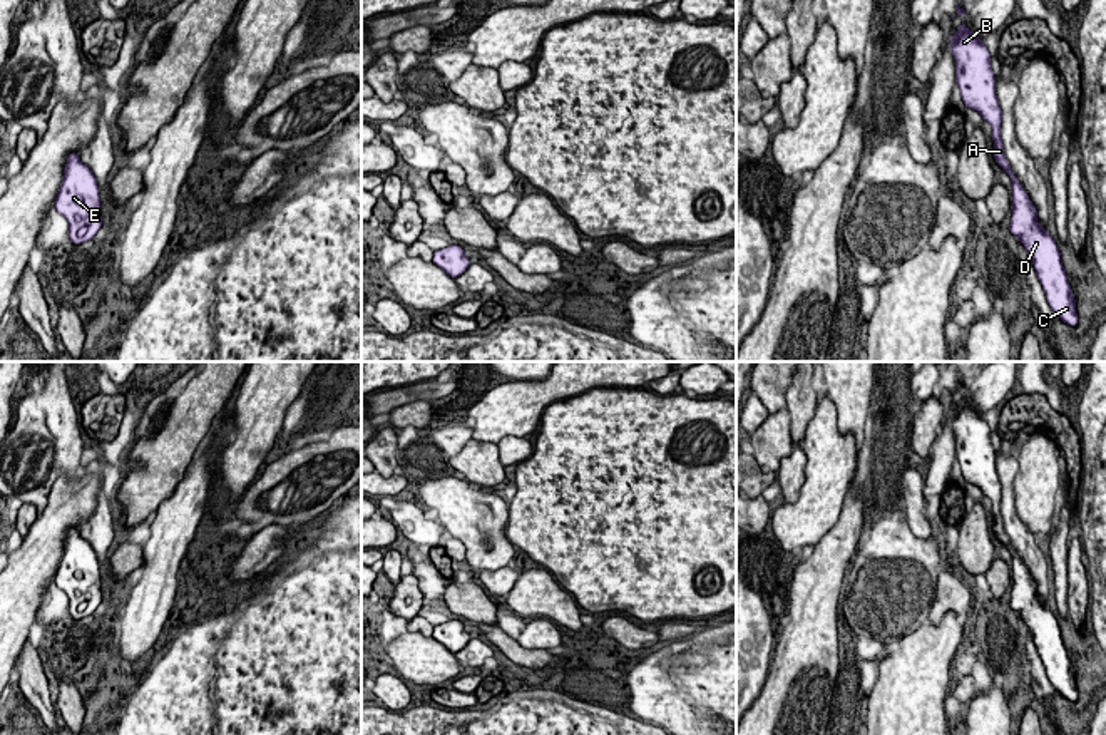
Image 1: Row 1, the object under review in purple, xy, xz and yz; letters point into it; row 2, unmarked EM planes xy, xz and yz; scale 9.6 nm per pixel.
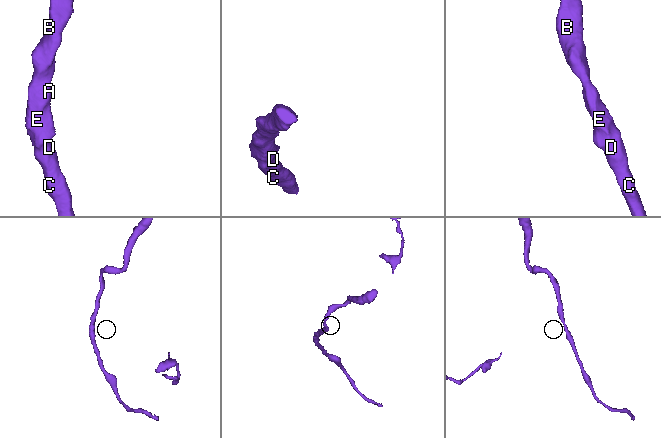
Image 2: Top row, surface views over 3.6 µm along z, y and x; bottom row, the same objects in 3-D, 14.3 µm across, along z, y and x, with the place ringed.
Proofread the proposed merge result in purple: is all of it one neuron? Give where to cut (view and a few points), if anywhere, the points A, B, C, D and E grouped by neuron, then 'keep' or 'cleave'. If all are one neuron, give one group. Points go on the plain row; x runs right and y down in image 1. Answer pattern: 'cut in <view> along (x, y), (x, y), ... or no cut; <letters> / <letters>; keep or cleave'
no cut; A B C D E; keep

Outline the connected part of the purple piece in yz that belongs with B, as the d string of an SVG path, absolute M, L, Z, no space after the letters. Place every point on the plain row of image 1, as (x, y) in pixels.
M962 393L957 407L950 410L950 425L955 434L955 452L964 481L977 486L991 499L994 516L992 531L1011 551L1012 593L1009 606L1024 619L1032 633L1036 650L1054 690L1064 698L1078 702L1076 675L1068 658L1064 640L1061 638L1059 623L1049 606L1037 598L1037 584L1004 531L1001 516L1002 487L996 470L996 450L991 442L989 424L965 402Z

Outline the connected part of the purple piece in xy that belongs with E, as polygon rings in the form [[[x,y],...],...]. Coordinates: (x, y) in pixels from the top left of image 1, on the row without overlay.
[[[70,527],[54,583],[69,596],[69,613],[74,619],[94,614],[104,599],[99,568],[92,546],[80,537],[77,527]]]

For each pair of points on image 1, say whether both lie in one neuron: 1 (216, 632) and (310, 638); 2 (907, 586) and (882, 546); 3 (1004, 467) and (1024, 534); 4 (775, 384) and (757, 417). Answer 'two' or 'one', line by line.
1: two
2: one
3: one
4: two

